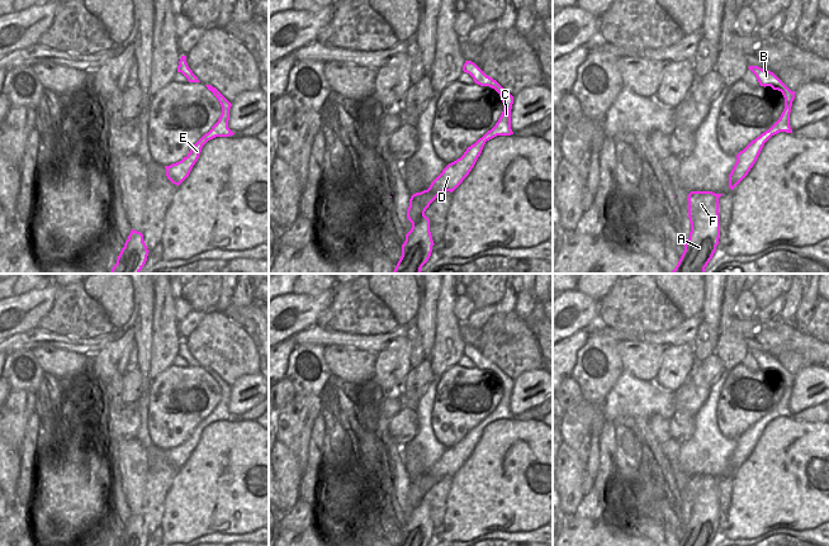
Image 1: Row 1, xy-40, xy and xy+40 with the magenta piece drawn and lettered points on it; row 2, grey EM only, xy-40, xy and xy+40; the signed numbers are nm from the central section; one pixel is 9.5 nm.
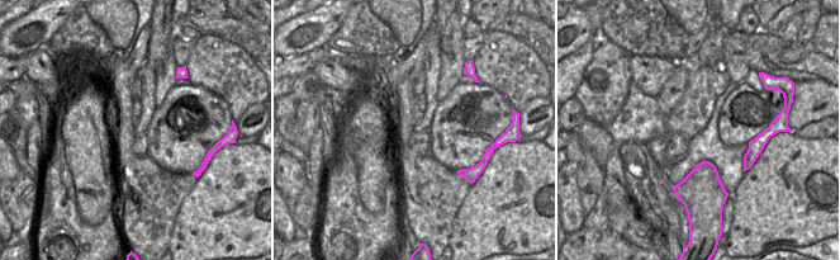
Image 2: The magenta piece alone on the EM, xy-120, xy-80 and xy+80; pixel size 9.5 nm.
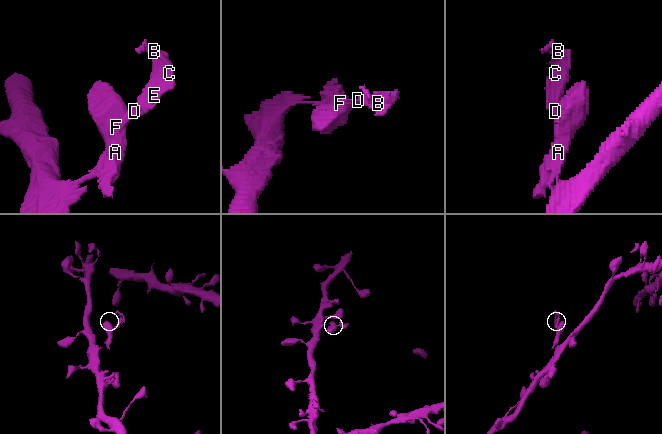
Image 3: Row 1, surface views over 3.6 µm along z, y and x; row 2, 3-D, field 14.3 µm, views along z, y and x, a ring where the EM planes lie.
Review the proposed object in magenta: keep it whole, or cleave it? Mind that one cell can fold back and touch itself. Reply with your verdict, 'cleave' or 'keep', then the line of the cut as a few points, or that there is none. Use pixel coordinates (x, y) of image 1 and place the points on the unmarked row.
cleave; cut in xy along (425, 474), (439, 478)

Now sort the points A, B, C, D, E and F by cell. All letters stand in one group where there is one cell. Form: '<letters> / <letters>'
A F / B C D E

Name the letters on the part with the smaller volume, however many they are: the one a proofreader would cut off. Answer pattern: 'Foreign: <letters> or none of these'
Foreign: B, C, D, E

